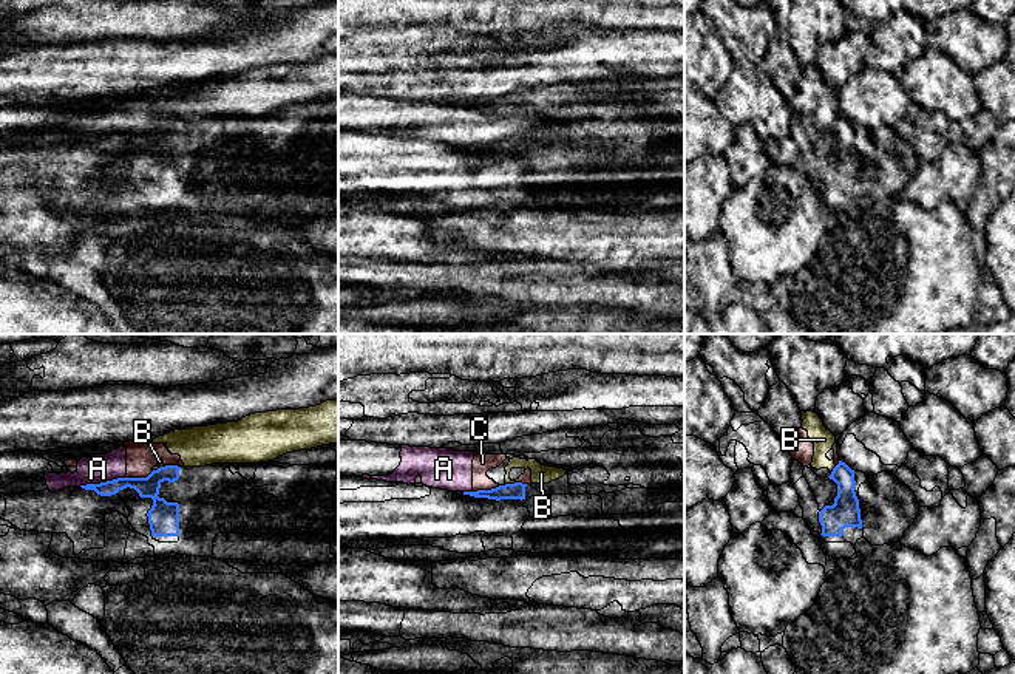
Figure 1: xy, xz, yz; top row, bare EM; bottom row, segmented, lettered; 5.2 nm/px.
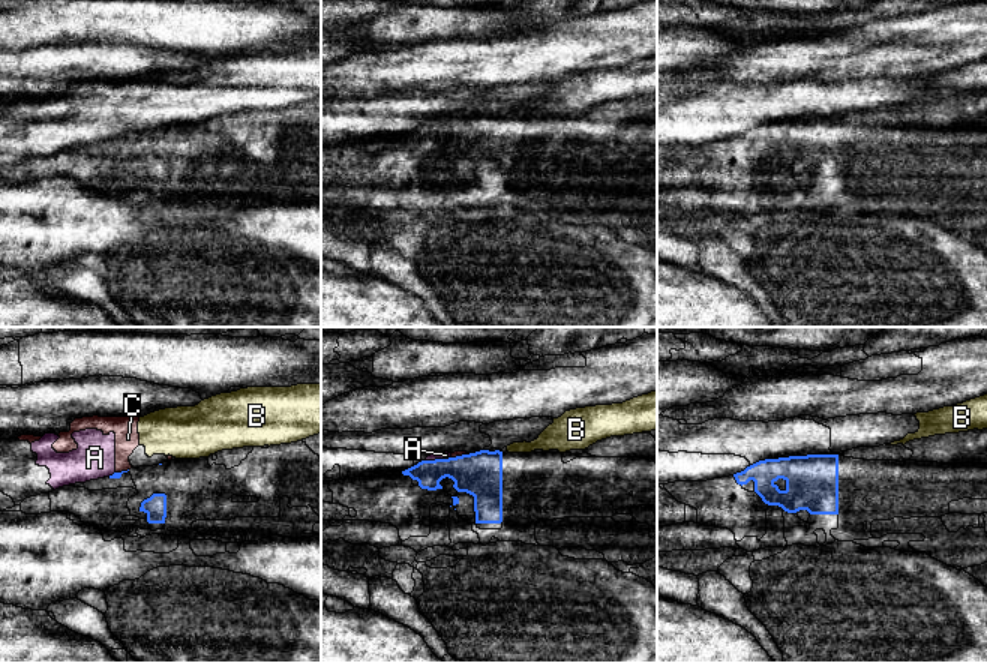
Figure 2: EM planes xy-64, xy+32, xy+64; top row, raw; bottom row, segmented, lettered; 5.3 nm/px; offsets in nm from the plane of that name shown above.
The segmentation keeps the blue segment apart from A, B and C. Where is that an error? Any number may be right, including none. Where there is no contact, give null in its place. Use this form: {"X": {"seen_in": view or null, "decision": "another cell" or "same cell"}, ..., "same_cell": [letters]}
{"A": {"seen_in": "xy", "decision": "another cell"}, "B": {"seen_in": "xz", "decision": "another cell"}, "C": {"seen_in": "xy", "decision": "another cell"}, "same_cell": []}

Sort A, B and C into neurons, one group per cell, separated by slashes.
A B C

